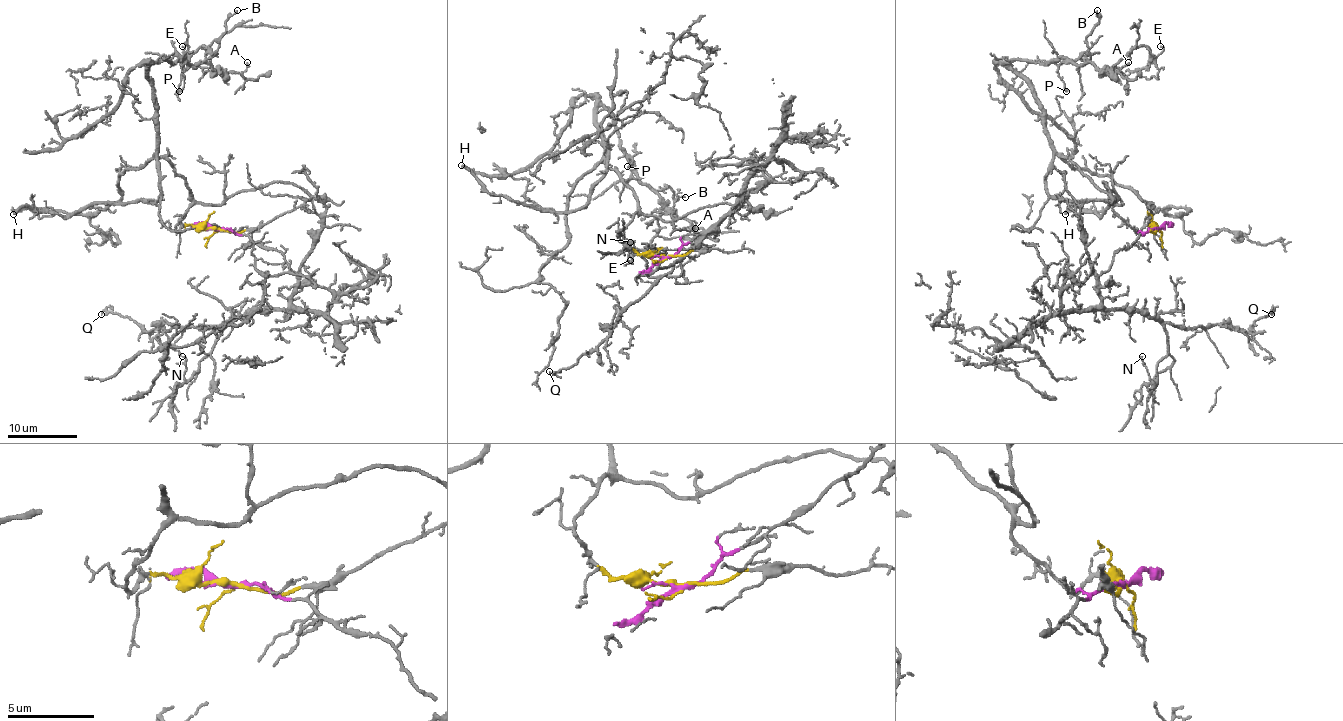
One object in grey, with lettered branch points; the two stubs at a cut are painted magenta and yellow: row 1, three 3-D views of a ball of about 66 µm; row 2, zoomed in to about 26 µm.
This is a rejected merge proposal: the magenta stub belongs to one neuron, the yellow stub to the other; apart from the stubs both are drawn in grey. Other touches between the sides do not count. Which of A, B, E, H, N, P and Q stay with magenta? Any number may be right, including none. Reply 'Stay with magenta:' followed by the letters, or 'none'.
Stay with magenta: N, Q

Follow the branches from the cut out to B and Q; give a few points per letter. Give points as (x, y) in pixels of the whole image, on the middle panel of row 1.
B: (663, 256), (638, 253), (624, 235), (638, 201), (607, 166), (597, 112), (614, 117), (643, 183), (685, 197)
Q: (663, 256), (715, 228), (746, 201), (621, 314), (597, 345), (569, 367), (550, 371)

